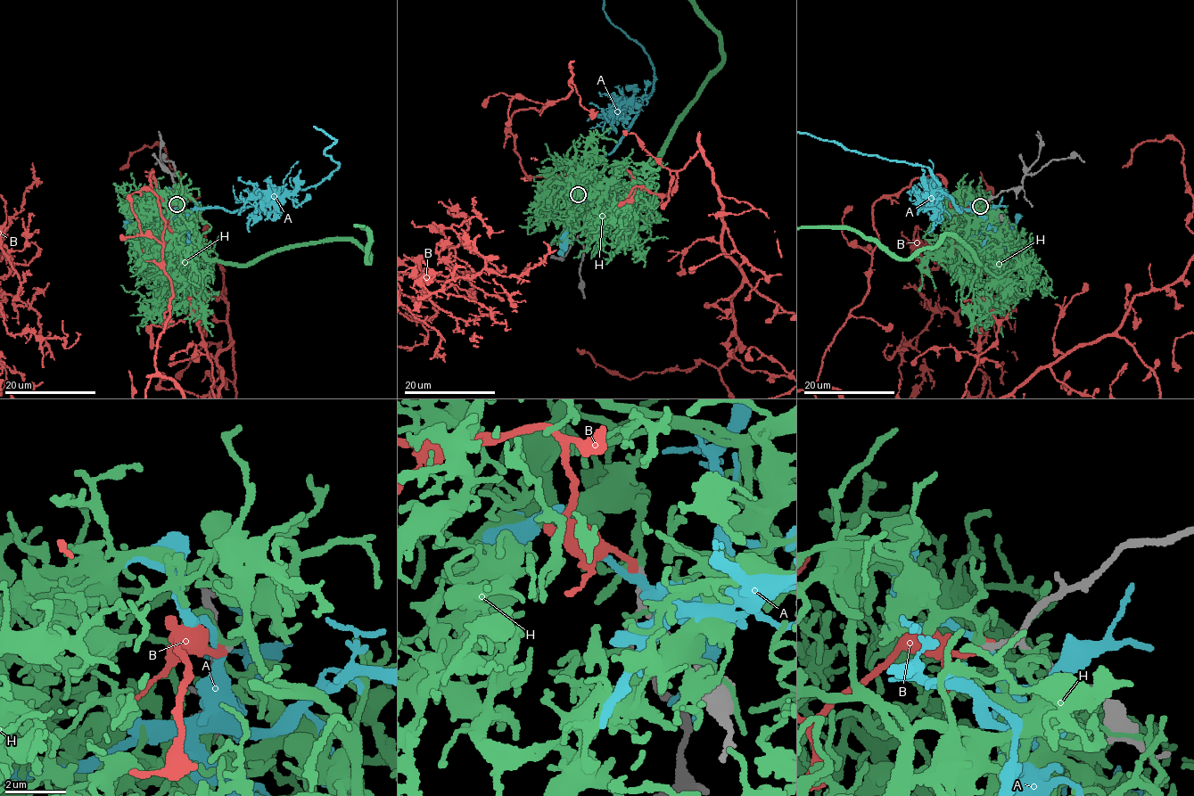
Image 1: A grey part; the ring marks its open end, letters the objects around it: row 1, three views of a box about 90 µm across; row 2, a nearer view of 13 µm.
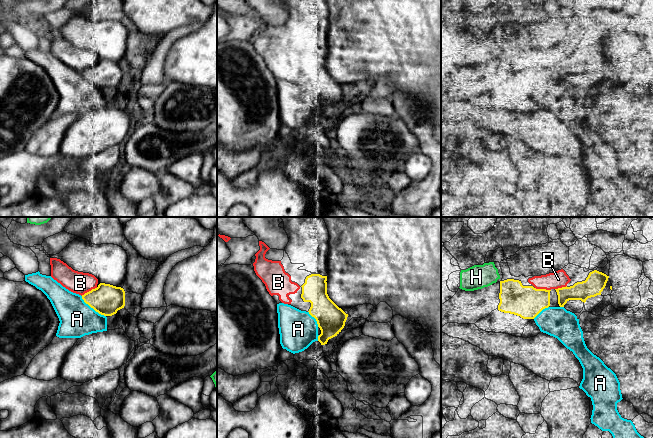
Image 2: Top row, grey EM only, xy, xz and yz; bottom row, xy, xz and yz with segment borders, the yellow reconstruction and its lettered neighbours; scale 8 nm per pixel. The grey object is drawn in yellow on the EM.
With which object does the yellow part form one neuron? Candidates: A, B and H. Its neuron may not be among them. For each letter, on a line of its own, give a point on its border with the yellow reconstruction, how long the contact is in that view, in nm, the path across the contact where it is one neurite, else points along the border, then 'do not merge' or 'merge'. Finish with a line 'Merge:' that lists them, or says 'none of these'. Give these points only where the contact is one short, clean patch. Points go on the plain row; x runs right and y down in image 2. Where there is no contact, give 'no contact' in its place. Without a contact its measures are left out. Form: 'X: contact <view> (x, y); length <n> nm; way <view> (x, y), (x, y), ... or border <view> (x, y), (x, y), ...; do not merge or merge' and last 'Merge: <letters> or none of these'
A: contact xy (92, 83); length 260 nm; do not merge
B: contact xy (89, 67); length 150 nm; do not merge
H: no contact; do not merge
Merge: none of these

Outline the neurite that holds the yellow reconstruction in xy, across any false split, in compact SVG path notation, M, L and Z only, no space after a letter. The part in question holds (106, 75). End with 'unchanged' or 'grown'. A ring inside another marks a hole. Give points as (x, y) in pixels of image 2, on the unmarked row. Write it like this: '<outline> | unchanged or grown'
M100 59L82 71L86 80L104 92L112 92L125 82L125 67L121 63Z | unchanged

